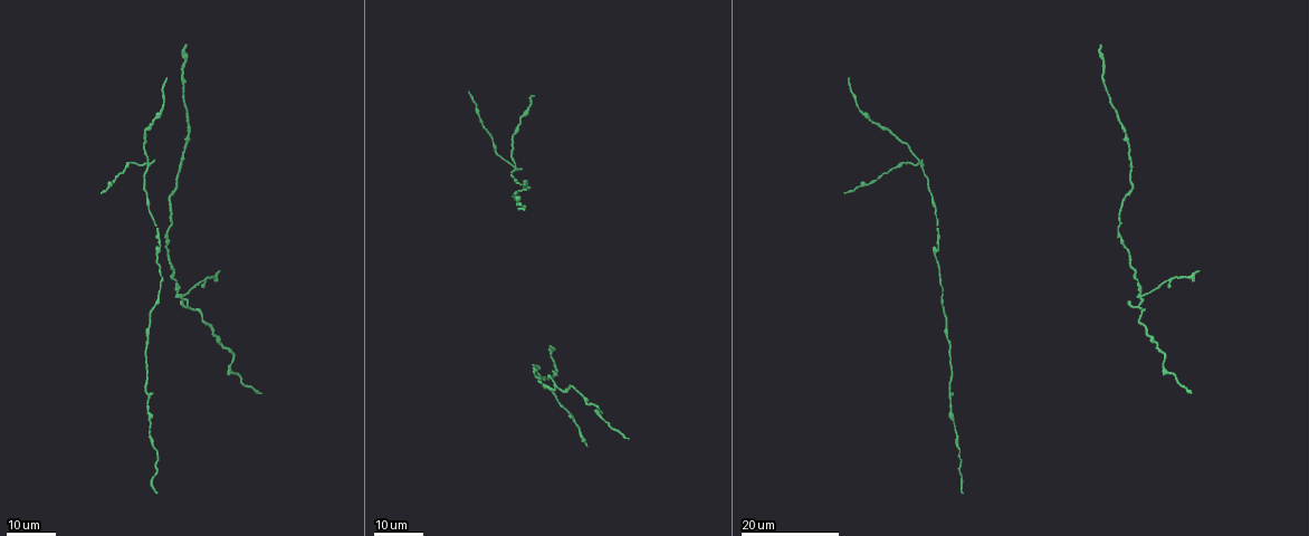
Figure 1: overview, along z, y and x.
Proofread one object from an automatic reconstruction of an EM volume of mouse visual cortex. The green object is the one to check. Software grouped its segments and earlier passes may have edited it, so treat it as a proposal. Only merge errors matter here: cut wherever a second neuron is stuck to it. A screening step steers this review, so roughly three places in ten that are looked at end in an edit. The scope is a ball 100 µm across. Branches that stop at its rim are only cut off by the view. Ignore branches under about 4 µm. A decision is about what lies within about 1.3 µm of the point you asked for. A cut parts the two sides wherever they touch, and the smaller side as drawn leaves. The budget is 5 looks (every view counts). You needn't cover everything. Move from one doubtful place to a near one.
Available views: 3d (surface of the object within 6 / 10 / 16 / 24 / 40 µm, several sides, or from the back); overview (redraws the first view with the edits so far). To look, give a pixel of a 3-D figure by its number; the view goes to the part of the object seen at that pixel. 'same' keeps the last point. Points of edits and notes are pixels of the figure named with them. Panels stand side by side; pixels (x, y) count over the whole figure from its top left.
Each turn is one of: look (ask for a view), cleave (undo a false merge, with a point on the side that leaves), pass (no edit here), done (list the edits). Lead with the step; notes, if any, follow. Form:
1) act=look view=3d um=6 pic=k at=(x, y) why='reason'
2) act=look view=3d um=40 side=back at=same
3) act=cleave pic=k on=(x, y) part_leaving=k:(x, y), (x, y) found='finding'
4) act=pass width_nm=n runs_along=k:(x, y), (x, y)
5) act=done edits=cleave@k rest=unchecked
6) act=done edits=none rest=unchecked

act=look view=3d um=24 pic=1 at=(1167, 372) why='thick turns thin'

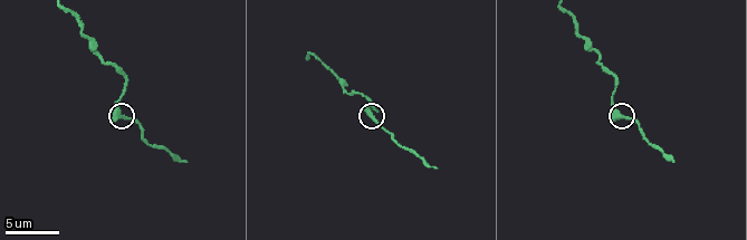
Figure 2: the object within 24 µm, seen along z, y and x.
act=look view=3d um=6 pic=2 at=(627, 115) why='zoom in'

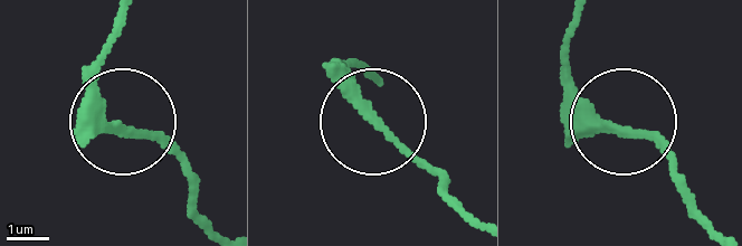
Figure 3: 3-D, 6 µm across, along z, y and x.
act=look view=3d um=6 side=back pic=3 at=(120, 130)

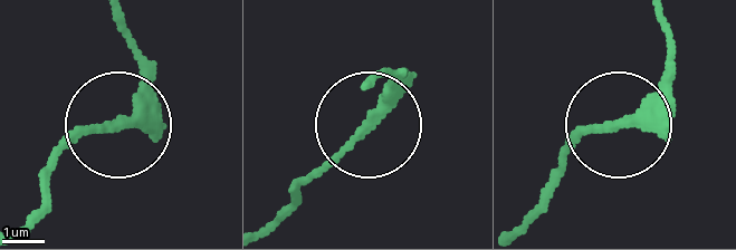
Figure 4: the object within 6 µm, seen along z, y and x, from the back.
act=pass runs_along=4:(365, 82), (386, 75), (376, 114), (294, 185) found='continuous, no second neuron'

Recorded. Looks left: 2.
act=look view=3d um=24 pic=1 at=(169, 236)

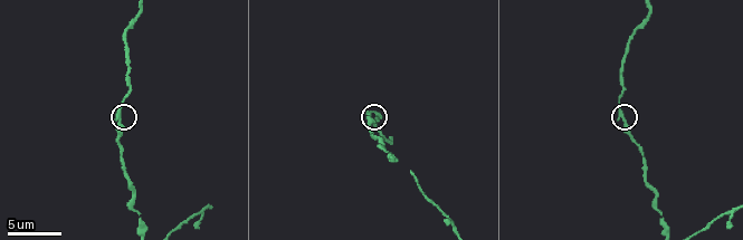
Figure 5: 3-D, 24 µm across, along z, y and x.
act=look view=3d um=6 pic=5 at=(118, 113)

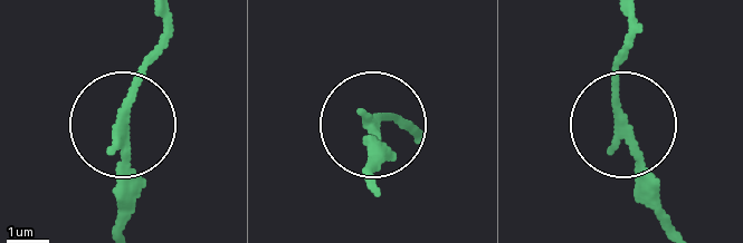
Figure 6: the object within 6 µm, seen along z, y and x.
act=pass width_nm=220 found='all the same neuron'

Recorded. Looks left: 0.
act=done edits=none rest=unchecked

